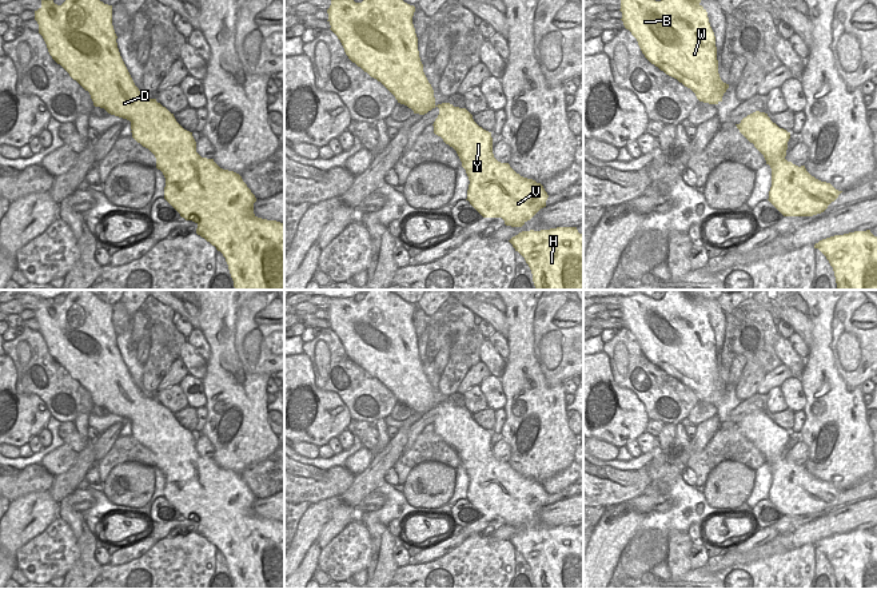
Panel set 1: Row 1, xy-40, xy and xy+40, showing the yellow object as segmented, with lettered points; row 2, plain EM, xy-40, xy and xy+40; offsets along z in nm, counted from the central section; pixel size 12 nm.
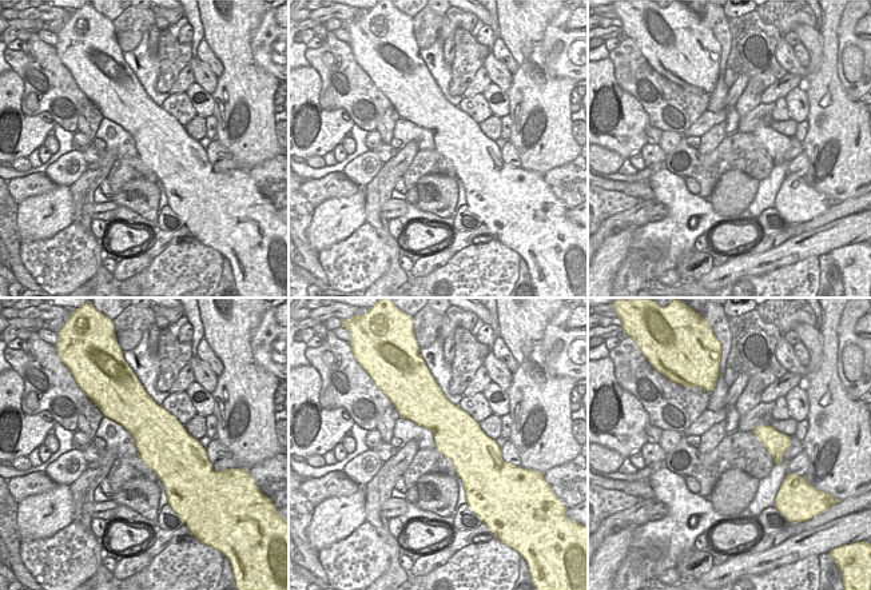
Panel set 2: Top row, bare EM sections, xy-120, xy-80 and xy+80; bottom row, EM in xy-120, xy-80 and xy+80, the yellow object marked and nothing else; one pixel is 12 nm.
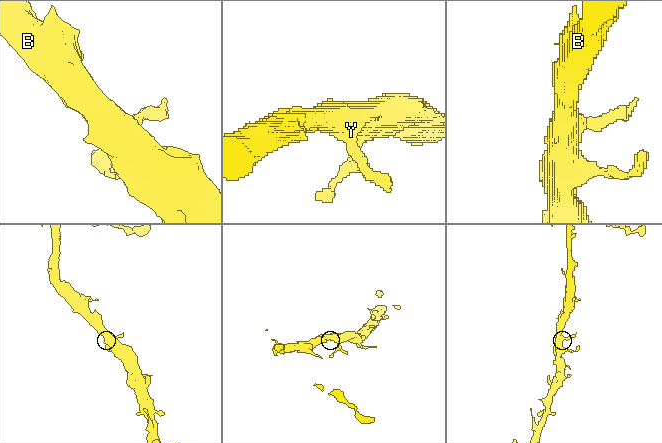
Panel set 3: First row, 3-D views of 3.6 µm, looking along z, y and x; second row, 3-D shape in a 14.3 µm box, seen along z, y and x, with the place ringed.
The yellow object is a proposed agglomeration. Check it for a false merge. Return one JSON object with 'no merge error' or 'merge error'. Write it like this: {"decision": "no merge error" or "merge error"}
{"decision": "no merge error"}

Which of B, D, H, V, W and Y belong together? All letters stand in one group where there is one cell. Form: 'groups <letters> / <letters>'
groups B D H V W Y

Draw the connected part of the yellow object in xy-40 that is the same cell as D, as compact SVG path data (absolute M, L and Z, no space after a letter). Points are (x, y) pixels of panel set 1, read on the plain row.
M71 290L61 305L55 303L53 299L41 299L41 306L35 310L35 319L52 358L89 391L93 405L131 421L132 437L155 454L156 467L166 477L164 498L182 517L195 521L196 533L223 553L235 589L284 589L284 522L258 517L254 513L256 497L242 475L220 467L214 458L202 457L196 451L192 431L184 429L174 413L156 398L148 398L139 390L117 347L117 335L112 325L112 305L104 303L89 290Z

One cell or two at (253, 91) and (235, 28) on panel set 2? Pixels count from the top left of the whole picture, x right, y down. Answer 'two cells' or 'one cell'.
one cell

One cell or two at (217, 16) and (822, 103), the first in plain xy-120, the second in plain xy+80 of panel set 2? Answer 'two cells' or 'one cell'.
one cell

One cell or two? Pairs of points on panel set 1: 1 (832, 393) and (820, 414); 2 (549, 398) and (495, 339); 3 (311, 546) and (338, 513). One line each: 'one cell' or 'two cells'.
1: one cell
2: two cells
3: one cell

